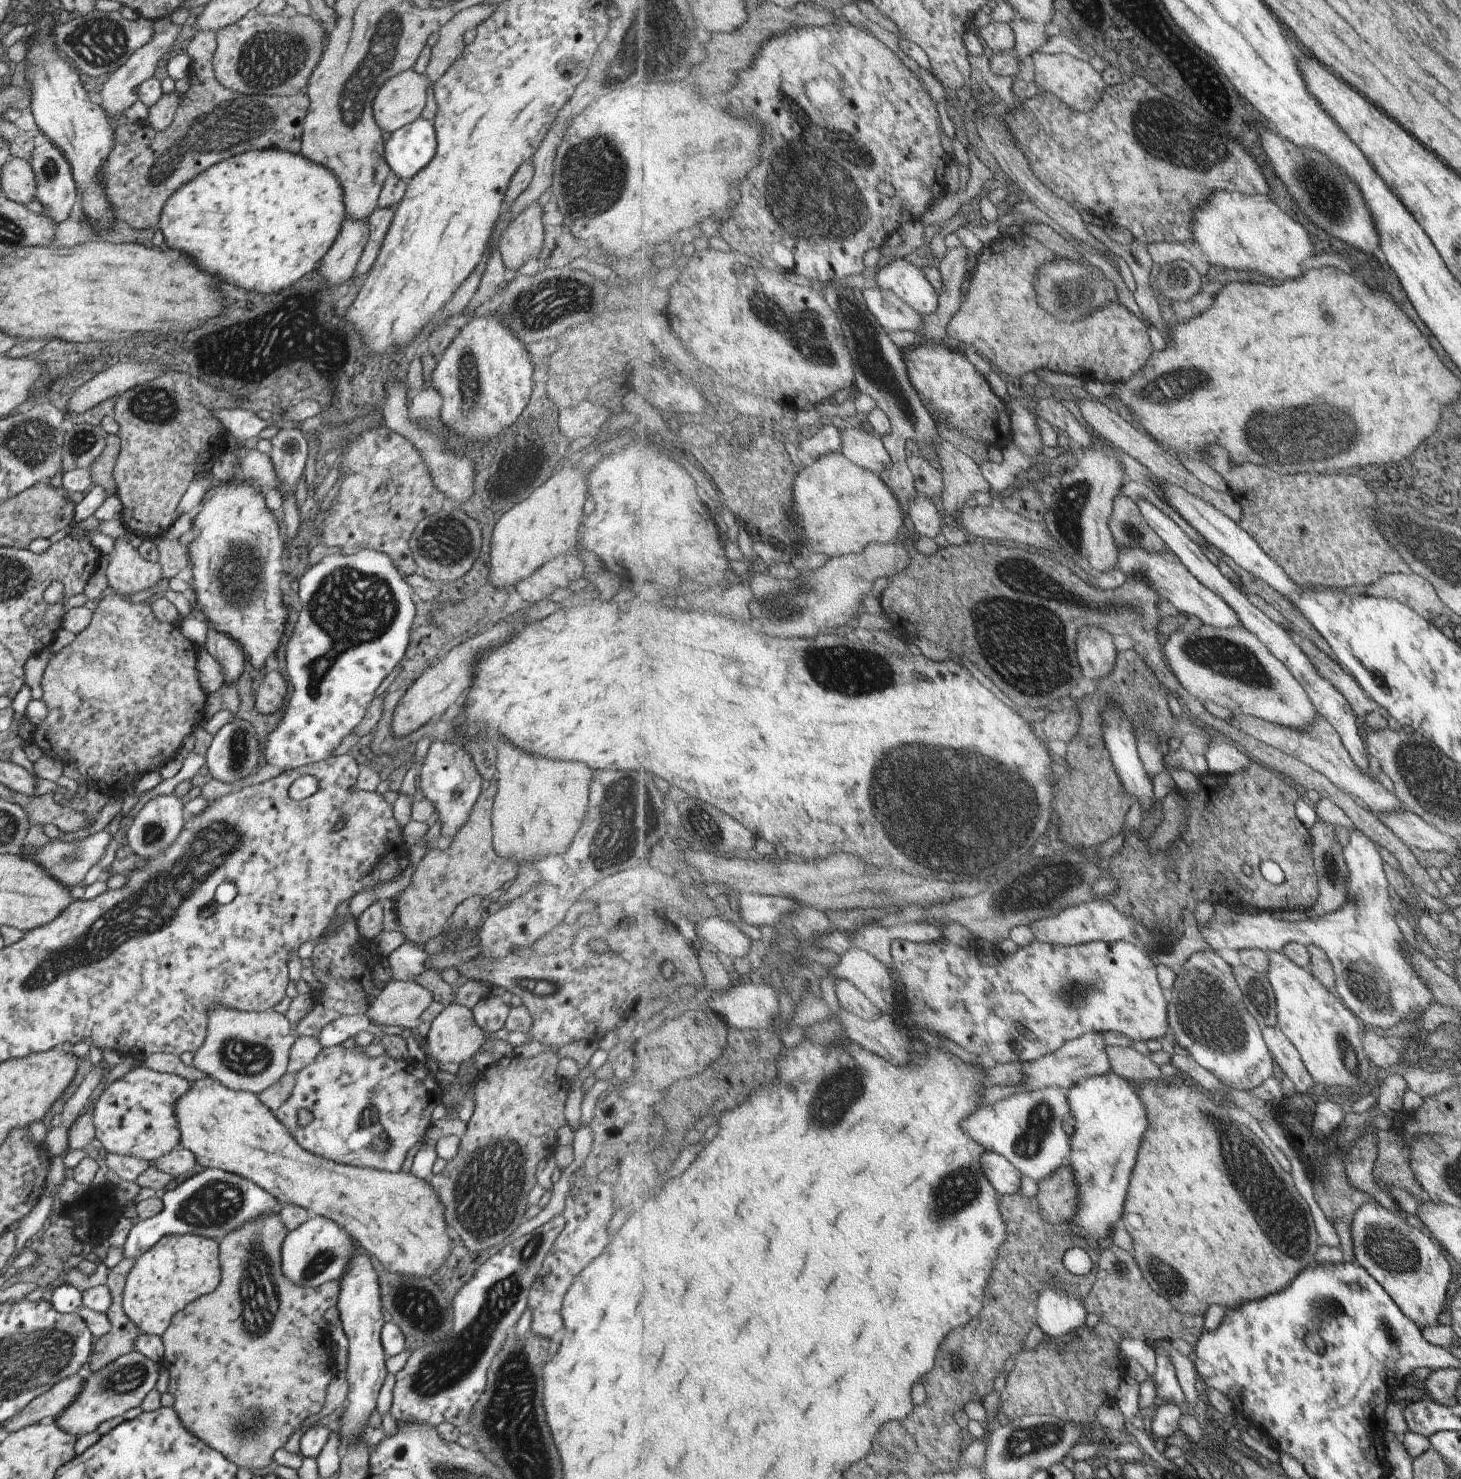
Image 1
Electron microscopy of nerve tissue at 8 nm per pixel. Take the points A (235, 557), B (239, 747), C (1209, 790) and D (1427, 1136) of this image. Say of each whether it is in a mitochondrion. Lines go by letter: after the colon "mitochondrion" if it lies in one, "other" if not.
A: mitochondrion
B: mitochondrion
C: other
D: other

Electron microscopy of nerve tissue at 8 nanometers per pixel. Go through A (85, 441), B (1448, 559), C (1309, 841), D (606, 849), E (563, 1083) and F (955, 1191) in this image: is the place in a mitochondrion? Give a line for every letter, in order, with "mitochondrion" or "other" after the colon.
A: mitochondrion
B: mitochondrion
C: other
D: mitochondrion
E: other
F: mitochondrion

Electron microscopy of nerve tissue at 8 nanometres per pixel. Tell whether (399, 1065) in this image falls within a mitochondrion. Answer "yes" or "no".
no

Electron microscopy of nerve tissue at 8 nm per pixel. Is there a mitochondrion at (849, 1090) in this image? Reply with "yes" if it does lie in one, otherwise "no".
yes

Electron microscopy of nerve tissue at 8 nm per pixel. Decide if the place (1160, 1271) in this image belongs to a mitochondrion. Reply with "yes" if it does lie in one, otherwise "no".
yes

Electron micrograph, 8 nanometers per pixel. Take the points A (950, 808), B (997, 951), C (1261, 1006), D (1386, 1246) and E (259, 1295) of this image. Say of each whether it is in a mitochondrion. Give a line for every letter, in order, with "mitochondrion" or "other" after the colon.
A: mitochondrion
B: other
C: mitochondrion
D: mitochondrion
E: mitochondrion

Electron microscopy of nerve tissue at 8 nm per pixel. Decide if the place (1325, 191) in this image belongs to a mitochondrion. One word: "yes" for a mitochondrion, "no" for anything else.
yes

